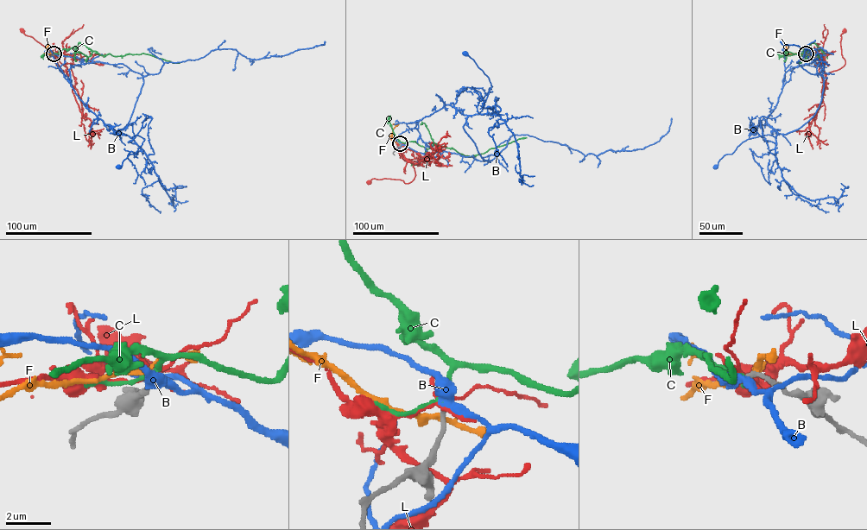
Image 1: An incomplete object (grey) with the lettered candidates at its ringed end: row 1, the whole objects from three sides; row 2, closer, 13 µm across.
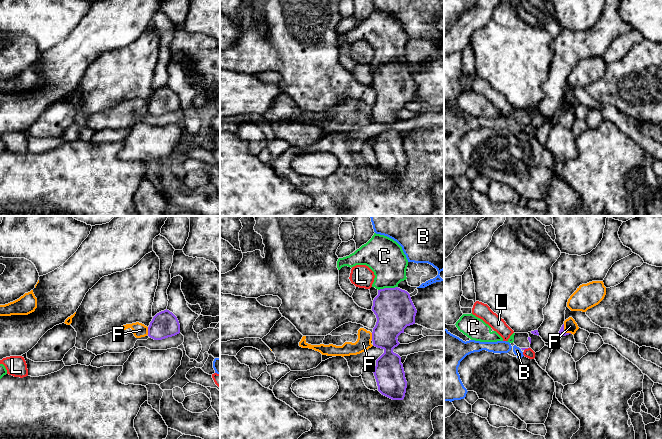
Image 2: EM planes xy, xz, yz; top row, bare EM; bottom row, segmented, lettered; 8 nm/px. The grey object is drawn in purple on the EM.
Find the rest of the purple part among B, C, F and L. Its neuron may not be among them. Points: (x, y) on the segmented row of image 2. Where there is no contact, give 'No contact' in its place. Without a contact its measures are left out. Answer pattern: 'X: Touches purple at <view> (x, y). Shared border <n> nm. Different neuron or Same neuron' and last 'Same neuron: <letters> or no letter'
B: No contact. Different neuron
C: Touches purple at xz (387, 288). Shared border 160 nm. Same neuron
F: Touches purple at xy (148, 331). Shared border 60 nm. Different neuron
L: Touches purple at yz (526, 348). Shared border 50 nm. Different neuron
Same neuron: C

